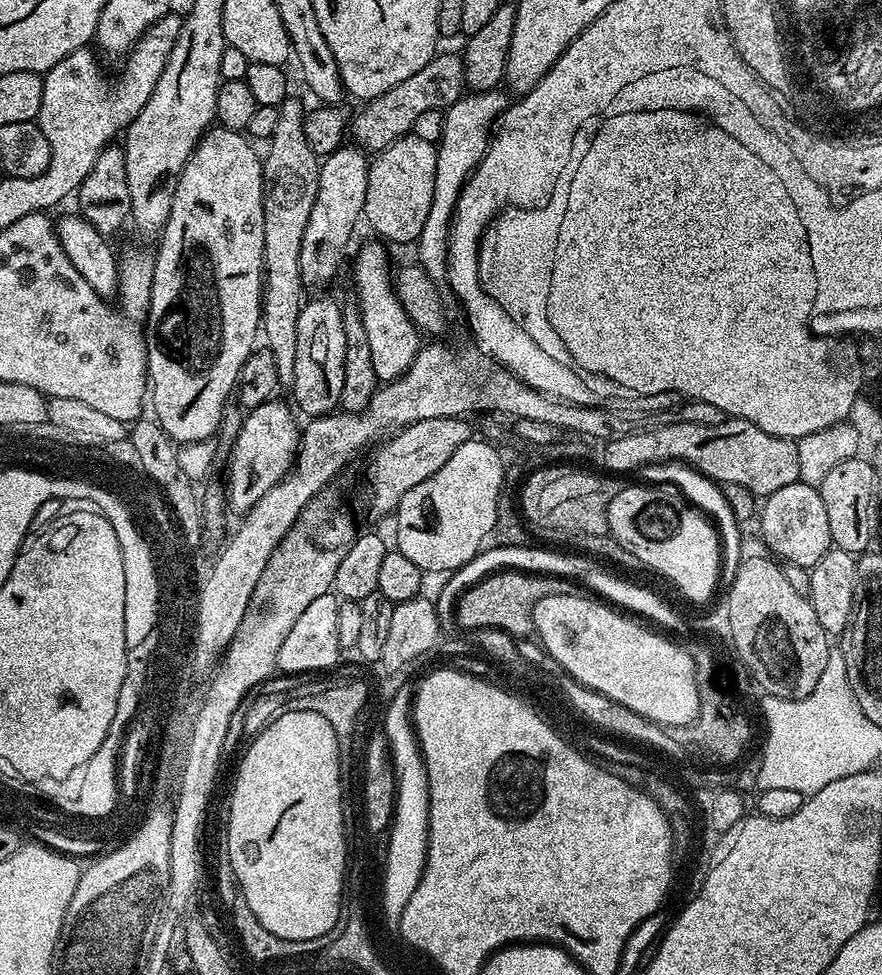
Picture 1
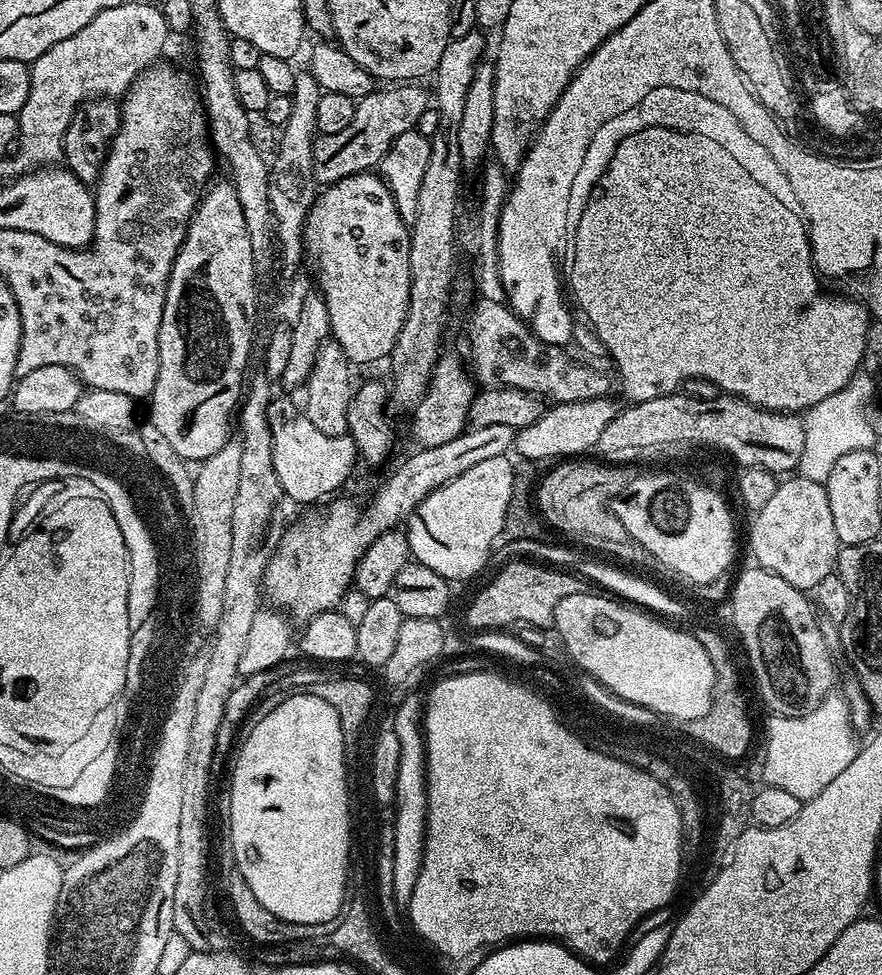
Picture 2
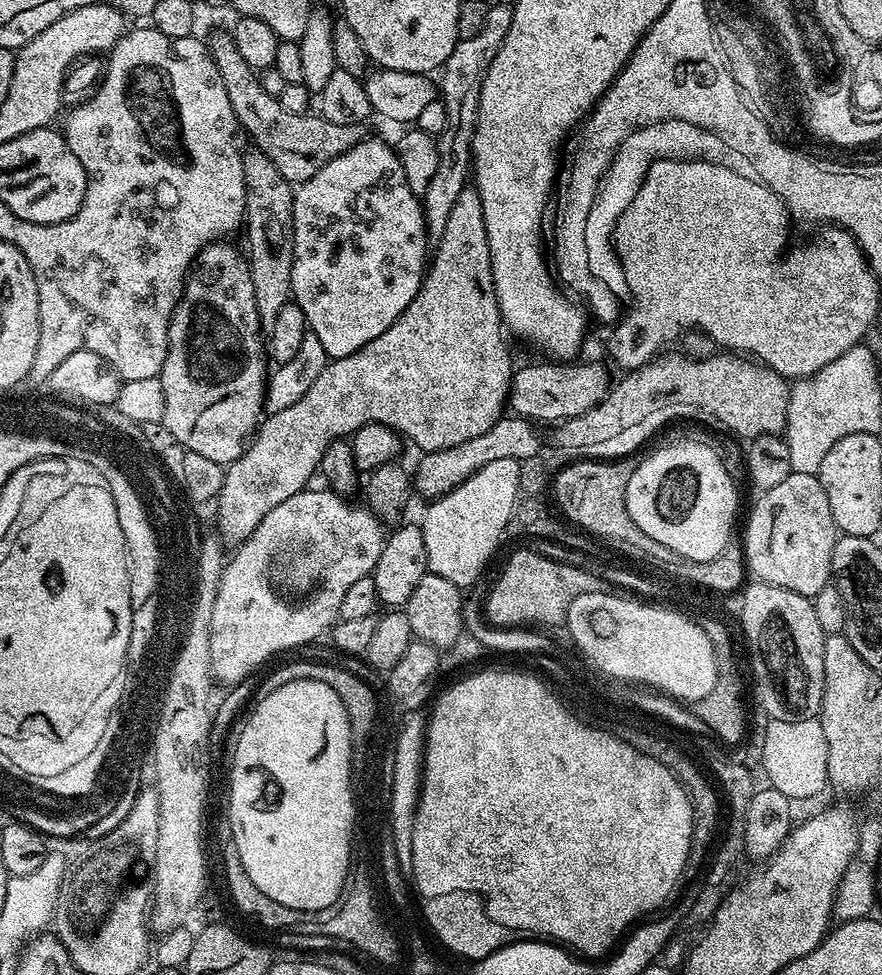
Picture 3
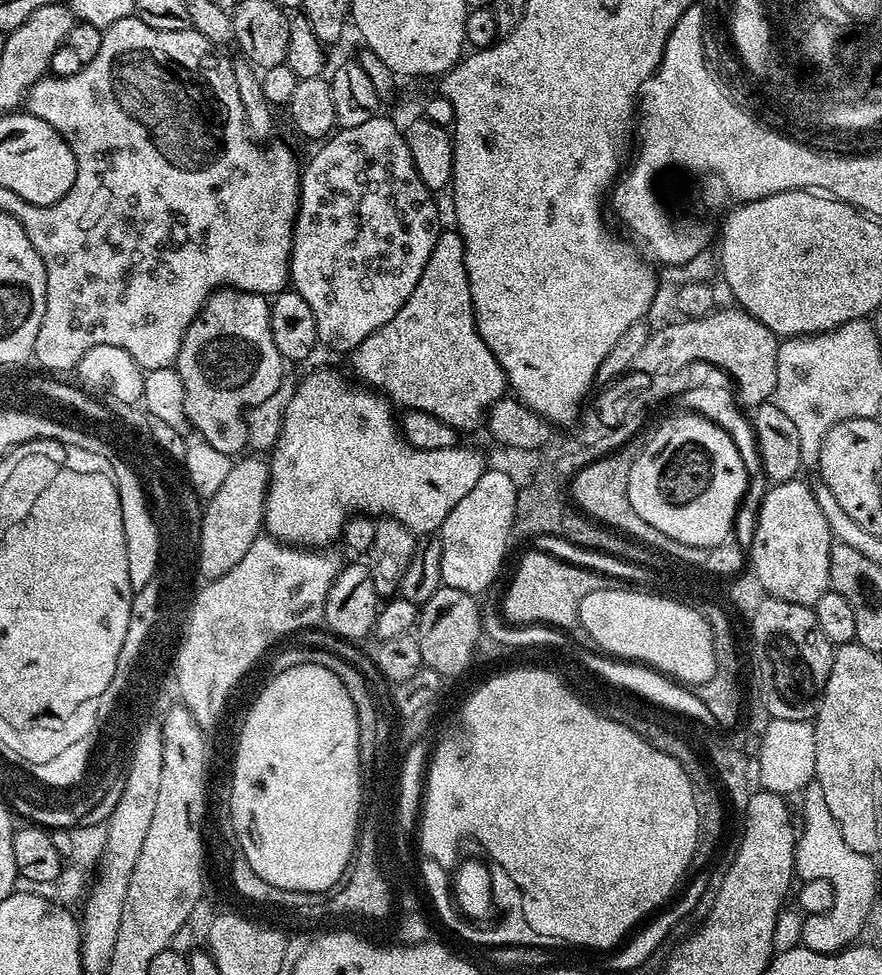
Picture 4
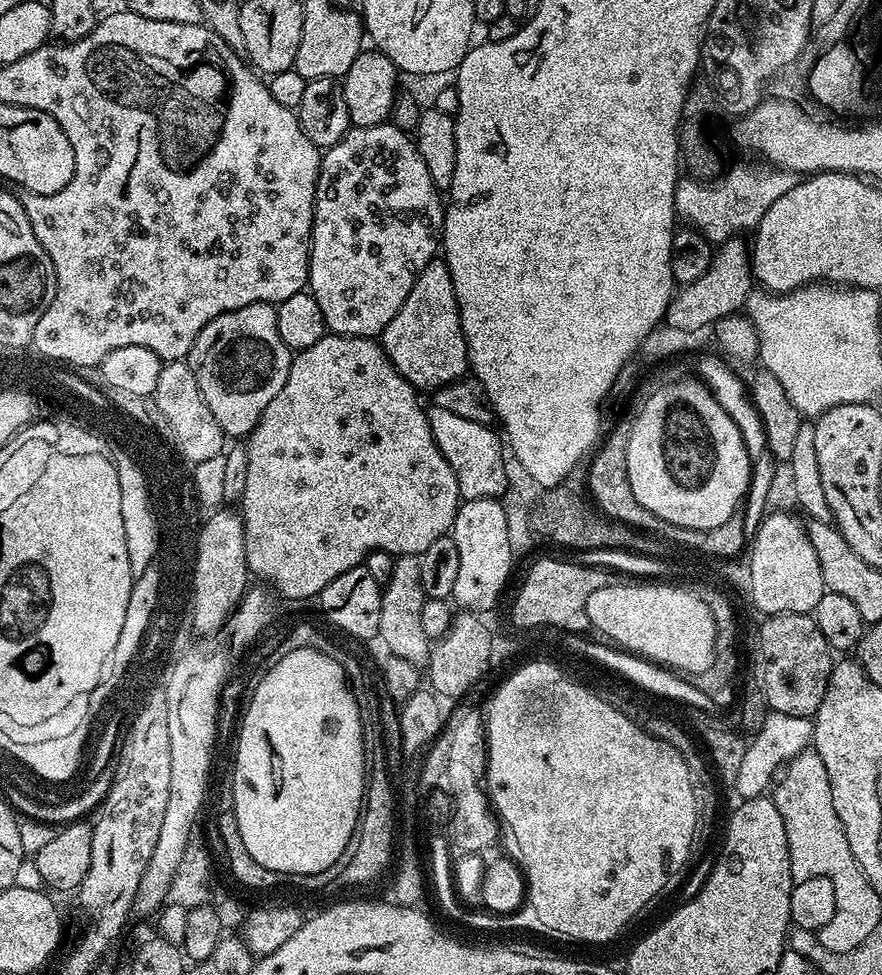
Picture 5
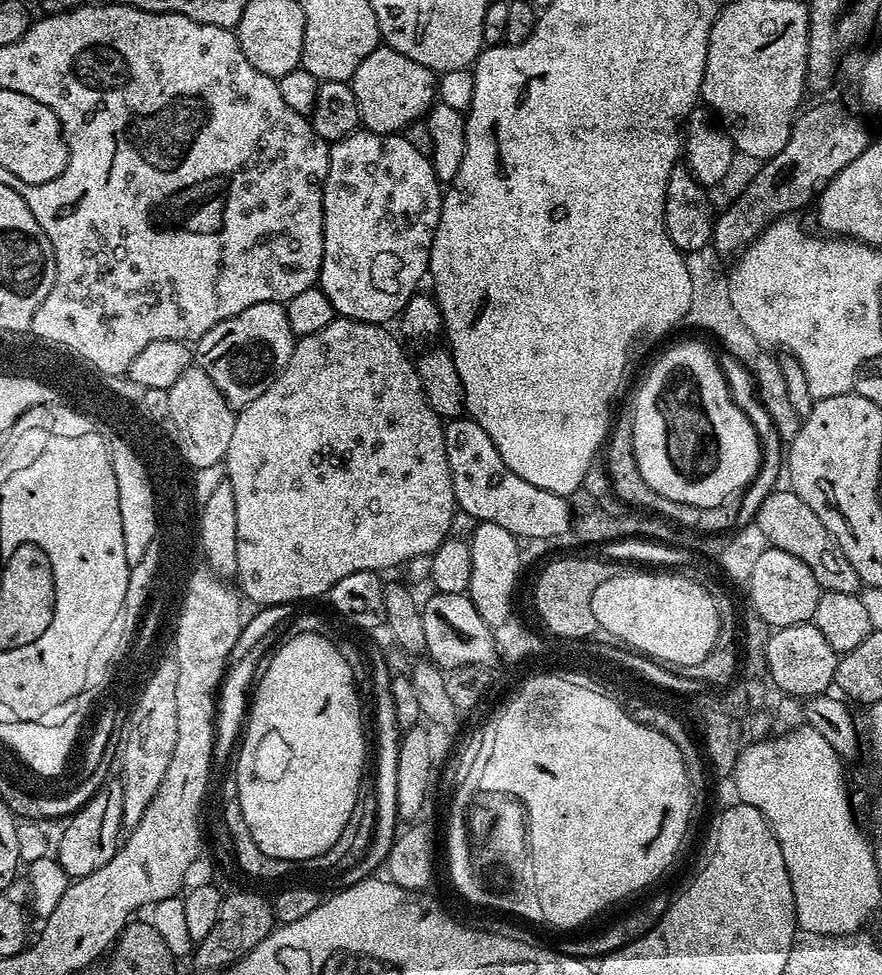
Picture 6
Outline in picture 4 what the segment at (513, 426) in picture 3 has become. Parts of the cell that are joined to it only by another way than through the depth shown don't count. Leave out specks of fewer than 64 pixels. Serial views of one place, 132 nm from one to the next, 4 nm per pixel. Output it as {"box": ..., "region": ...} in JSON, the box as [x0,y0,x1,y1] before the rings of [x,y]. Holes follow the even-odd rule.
{"box":[263,368,486,550],"region":[[[320,368],[317,372],[310,373],[305,380],[301,379],[297,383],[294,398],[290,398],[290,402],[286,406],[286,414],[282,418],[282,428],[268,460],[268,493],[264,503],[263,531],[273,540],[279,540],[281,544],[291,544],[309,550],[324,550],[332,546],[335,540],[339,541],[344,524],[354,514],[363,514],[371,518],[388,517],[397,520],[415,534],[421,534],[421,532],[428,532],[424,534],[439,533],[450,510],[454,510],[454,506],[458,506],[458,502],[462,502],[462,498],[466,498],[466,494],[470,494],[470,490],[474,490],[478,478],[482,478],[482,474],[486,470],[483,454],[471,452],[470,449],[463,448],[463,446],[443,448],[442,450],[422,450],[410,446],[404,441],[404,433],[400,430],[397,413],[392,413],[394,408],[388,397],[375,390],[369,390],[367,387],[357,386],[355,383],[348,384],[349,377],[345,376],[339,376],[332,368]]]}

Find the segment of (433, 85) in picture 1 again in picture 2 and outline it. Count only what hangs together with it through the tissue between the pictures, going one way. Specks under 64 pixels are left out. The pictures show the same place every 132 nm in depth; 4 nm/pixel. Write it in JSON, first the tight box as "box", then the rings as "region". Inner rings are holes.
{"box":[312,82,430,186],"region":[[[400,82],[388,86],[385,92],[374,90],[369,96],[359,97],[354,114],[354,122],[346,126],[338,134],[317,135],[312,145],[314,156],[314,178],[317,185],[327,186],[346,178],[350,174],[358,174],[375,169],[382,162],[386,150],[394,146],[402,134],[415,129],[418,118],[430,106],[430,92],[416,82]]]}

